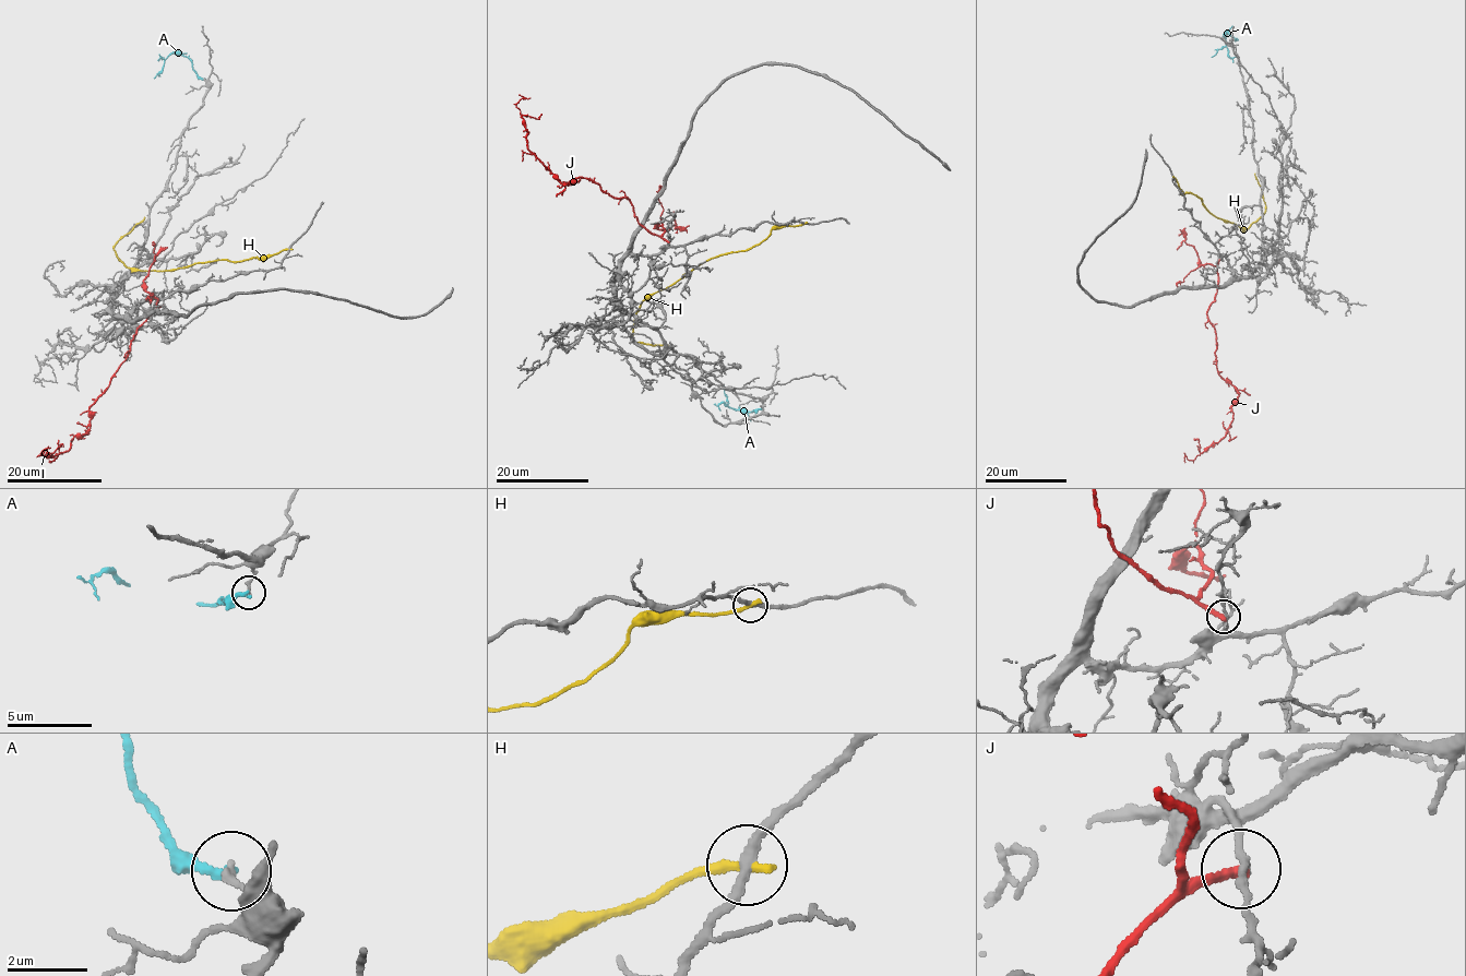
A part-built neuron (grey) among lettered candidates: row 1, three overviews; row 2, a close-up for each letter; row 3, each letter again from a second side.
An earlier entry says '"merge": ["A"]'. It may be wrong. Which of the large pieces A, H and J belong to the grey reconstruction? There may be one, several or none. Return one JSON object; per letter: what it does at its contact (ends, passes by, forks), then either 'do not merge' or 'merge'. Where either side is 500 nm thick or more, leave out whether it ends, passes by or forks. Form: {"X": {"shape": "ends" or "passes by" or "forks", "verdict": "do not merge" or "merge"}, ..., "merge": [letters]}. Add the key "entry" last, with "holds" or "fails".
{"A": {"shape": "ends", "verdict": "do not merge"}, "H": {"shape": "ends", "verdict": "do not merge"}, "J": {"shape": "ends", "verdict": "do not merge"}, "merge": [], "entry": "fails"}

